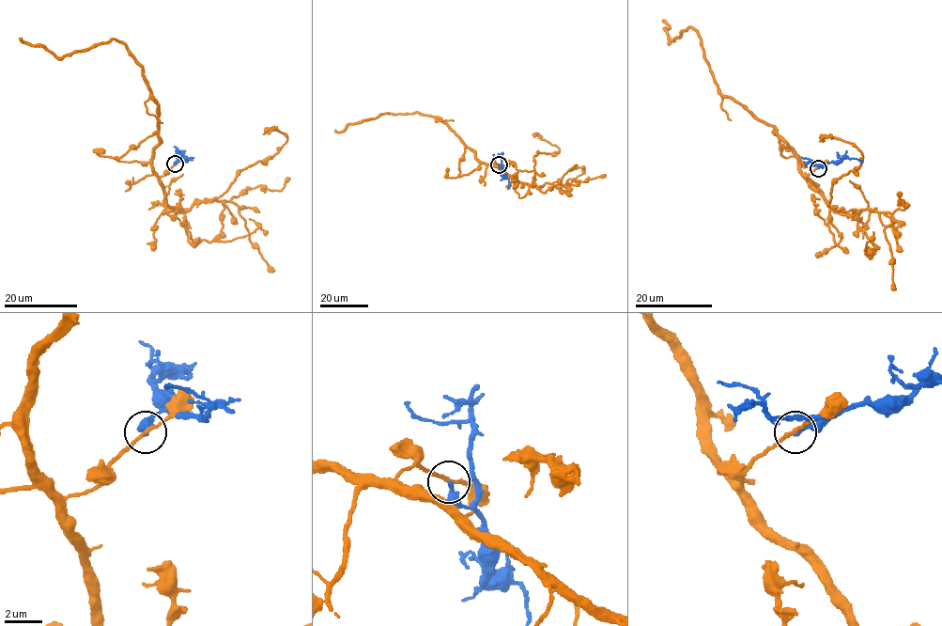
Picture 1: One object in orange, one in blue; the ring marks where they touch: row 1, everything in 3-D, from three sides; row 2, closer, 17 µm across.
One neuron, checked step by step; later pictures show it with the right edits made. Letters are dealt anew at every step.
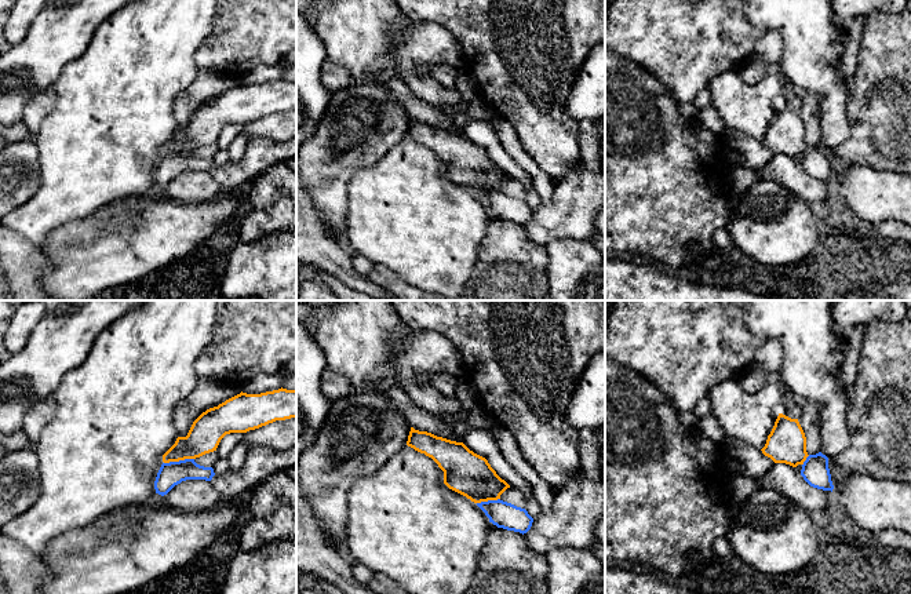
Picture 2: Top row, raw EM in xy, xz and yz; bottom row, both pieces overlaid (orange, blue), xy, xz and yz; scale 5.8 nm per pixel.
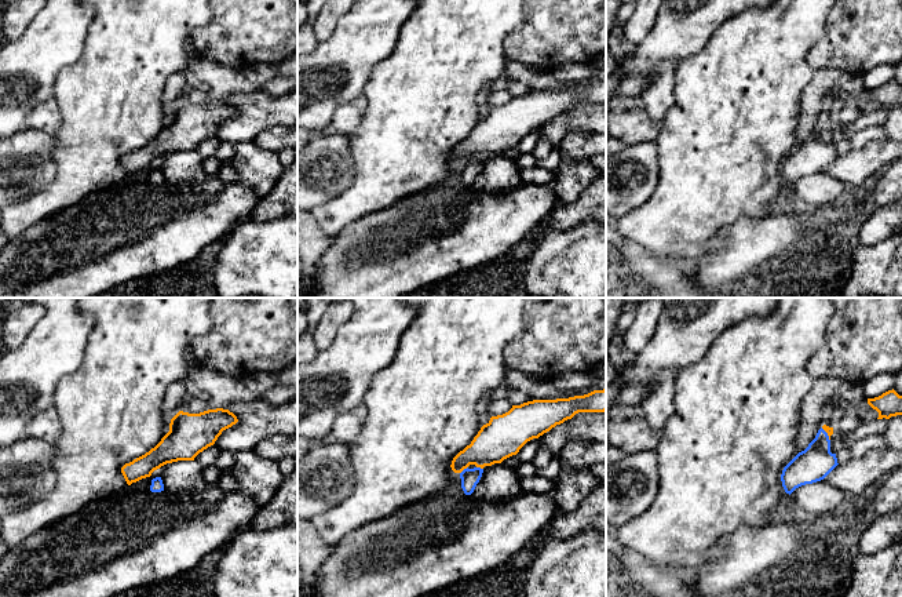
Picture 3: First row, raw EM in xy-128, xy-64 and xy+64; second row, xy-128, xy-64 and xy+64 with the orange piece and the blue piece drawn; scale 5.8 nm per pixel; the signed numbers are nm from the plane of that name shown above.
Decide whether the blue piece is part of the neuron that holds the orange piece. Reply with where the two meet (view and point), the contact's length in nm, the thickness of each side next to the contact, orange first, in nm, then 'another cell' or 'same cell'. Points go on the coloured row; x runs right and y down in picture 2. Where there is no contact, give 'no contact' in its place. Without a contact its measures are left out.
xy (178, 461) | 180 nm | 190/140 nm | another cell

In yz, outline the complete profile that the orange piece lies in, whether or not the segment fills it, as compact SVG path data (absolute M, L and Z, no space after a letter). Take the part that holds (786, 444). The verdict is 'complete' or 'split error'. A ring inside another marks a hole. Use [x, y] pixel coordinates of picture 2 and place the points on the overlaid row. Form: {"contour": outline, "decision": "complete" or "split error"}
{"contour": "M779 413L761 451L775 463L786 463L792 467L803 464L809 455L806 452L806 437L798 419Z", "decision": "complete"}

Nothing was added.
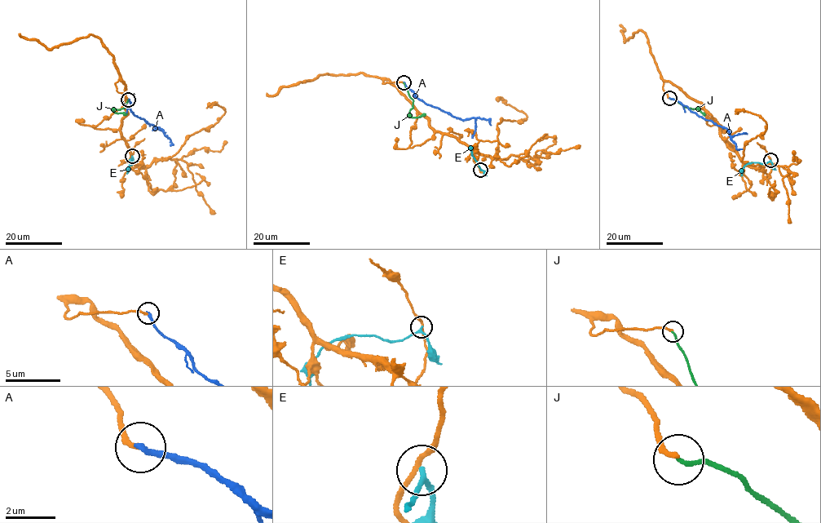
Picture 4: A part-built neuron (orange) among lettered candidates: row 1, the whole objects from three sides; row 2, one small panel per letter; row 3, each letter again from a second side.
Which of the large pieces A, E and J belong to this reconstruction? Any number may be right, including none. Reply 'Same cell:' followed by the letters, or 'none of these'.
Same cell: J

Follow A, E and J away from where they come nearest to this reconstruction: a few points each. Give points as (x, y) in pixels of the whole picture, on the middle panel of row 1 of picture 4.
A: (403, 82), (416, 97), (426, 104), (462, 119), (489, 119), (491, 125)
E: (480, 170), (471, 148)
J: (403, 82), (413, 101), (409, 115), (421, 117), (425, 114)

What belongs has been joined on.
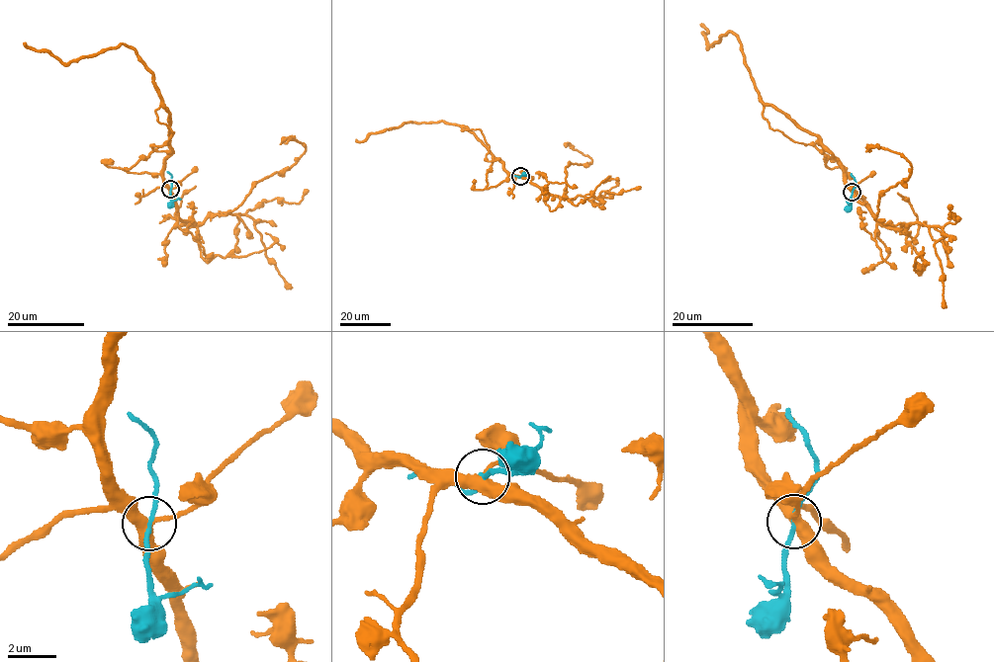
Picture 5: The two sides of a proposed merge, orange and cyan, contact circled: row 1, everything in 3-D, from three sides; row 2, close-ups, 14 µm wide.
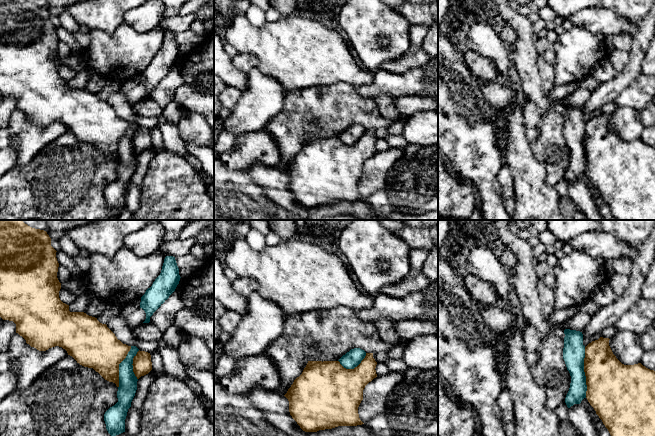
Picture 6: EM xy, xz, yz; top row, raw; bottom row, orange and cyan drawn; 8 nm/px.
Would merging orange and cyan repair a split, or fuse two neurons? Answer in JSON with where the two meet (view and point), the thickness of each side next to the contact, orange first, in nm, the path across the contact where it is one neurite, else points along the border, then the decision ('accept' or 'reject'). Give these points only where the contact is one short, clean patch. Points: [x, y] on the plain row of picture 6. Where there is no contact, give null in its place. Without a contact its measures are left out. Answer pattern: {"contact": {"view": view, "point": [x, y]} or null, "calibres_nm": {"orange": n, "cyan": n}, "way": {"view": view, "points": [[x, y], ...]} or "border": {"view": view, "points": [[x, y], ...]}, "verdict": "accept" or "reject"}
{"contact": {"view": "yz", "point": [584, 147]}, "calibres_nm": {"orange": 400, "cyan": 180}, "verdict": "reject"}

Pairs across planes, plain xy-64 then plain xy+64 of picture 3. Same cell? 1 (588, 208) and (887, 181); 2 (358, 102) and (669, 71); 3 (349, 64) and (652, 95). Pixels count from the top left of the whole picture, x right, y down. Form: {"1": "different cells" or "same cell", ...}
{"1": "different cells", "2": "same cell", "3": "different cells"}

